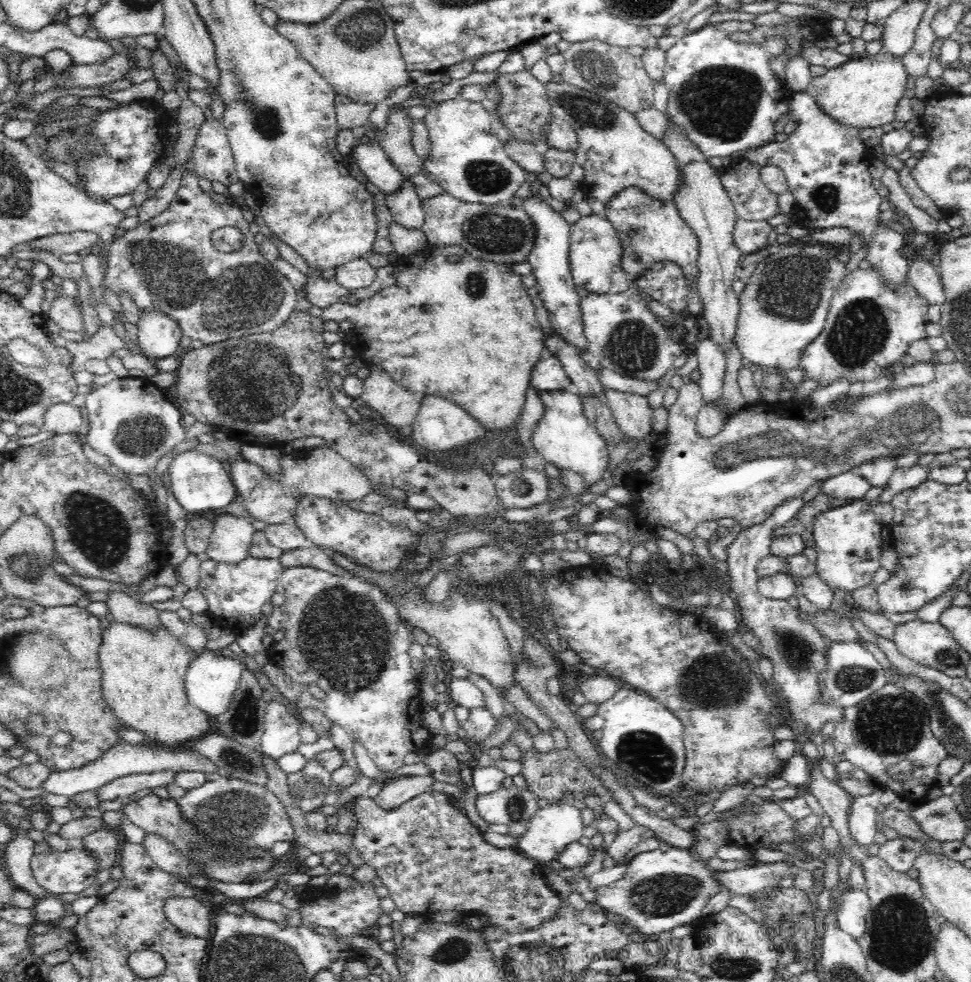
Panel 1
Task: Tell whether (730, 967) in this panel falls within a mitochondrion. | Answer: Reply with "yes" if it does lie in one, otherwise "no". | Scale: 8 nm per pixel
yes

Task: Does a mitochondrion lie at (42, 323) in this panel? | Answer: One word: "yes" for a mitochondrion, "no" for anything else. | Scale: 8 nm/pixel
no

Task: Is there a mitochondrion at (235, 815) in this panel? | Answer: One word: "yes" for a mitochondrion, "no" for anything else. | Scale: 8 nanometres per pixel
yes

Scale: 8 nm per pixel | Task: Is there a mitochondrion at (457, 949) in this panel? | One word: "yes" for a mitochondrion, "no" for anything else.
yes

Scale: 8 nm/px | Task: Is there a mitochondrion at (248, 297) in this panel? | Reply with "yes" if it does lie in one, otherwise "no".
yes

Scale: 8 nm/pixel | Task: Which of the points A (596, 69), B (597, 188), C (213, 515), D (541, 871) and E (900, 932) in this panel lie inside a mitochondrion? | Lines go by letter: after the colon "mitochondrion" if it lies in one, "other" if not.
A: mitochondrion
B: other
C: other
D: other
E: mitochondrion

